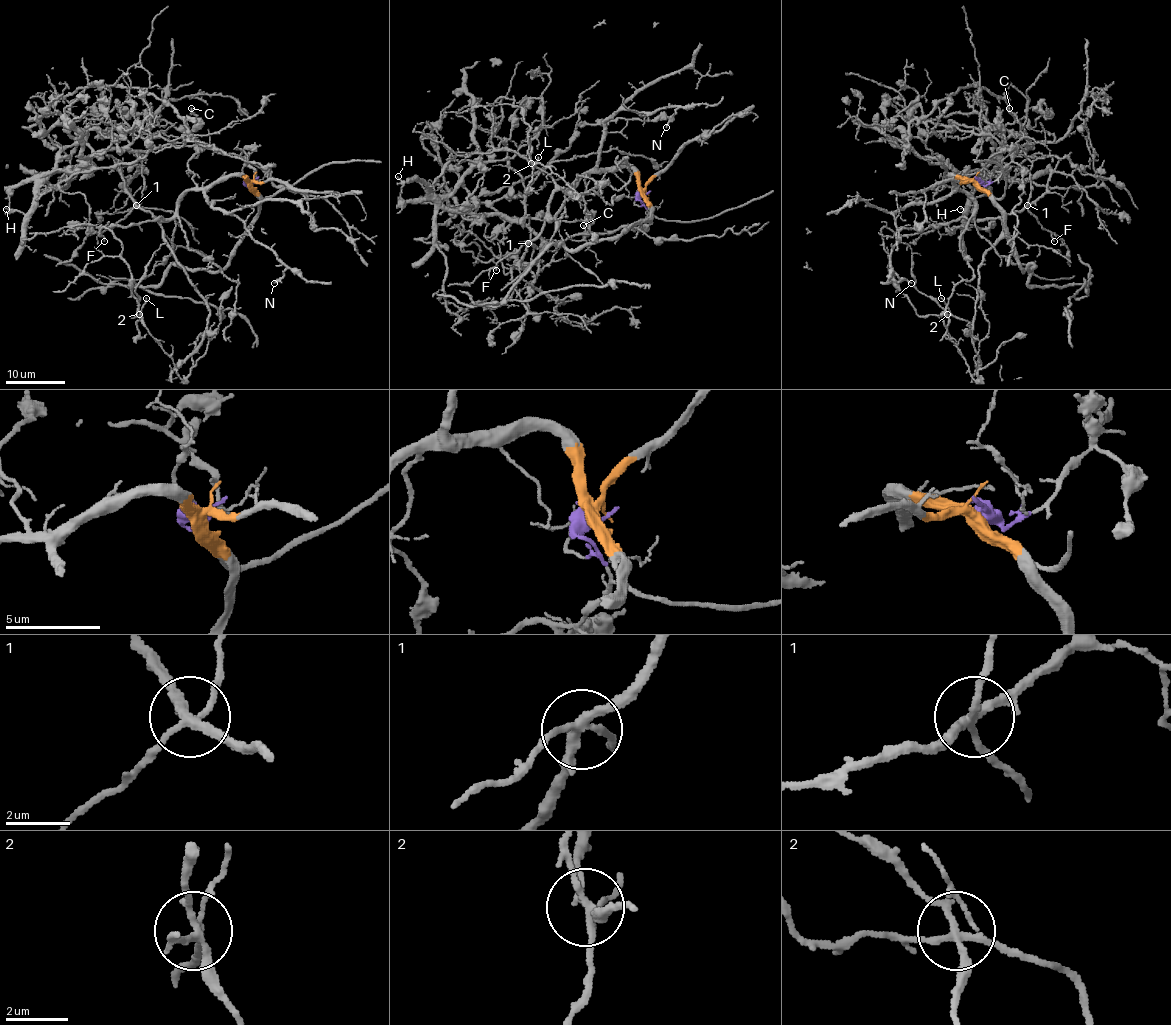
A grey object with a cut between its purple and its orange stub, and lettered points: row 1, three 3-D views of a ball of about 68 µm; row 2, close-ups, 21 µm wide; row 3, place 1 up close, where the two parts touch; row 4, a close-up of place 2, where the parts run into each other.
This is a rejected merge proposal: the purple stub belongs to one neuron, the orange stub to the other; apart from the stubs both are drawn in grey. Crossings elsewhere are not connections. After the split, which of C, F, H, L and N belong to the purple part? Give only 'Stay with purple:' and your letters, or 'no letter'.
Stay with purple: F, H

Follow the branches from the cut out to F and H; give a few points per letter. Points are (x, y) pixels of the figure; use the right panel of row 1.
F: (976, 181), (985, 185), (997, 178), (1010, 154), (1027, 145), (1017, 153), (1032, 163), (1027, 209), (1054, 241)
H: (976, 181), (985, 185), (997, 178), (1010, 154), (1027, 145), (999, 150), (971, 203), (964, 213), (960, 209)

